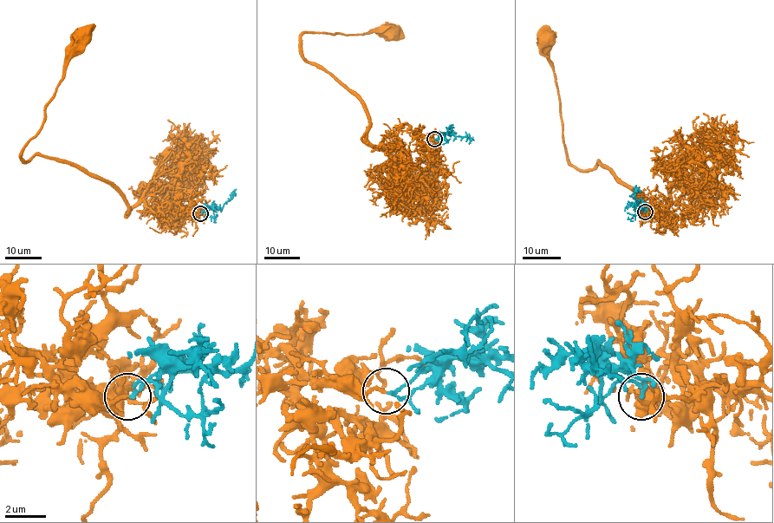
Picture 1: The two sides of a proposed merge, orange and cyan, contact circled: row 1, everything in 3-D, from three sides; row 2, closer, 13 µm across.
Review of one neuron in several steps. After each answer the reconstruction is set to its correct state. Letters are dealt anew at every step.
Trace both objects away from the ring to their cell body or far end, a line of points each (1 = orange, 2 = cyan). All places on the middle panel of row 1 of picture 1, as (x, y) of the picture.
1: (434, 139), (394, 130), (373, 145), (364, 106), (302, 55), (305, 33), (393, 30)
2: (434, 139), (447, 133), (474, 140)

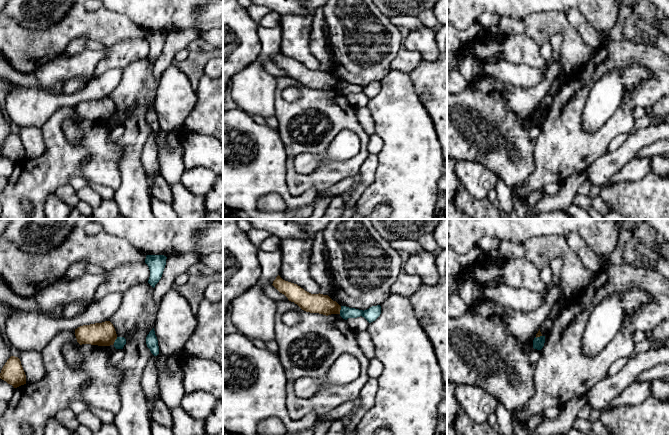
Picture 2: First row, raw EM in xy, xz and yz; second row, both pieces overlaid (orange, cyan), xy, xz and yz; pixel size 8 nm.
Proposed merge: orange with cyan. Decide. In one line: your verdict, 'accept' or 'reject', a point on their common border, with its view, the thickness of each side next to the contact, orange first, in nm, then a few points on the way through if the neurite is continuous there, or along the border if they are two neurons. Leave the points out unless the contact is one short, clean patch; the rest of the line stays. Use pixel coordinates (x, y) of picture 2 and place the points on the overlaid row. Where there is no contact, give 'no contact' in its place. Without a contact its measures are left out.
reject | xz (340, 309) | 160/100 nm | along xz (341, 306), (339, 313)

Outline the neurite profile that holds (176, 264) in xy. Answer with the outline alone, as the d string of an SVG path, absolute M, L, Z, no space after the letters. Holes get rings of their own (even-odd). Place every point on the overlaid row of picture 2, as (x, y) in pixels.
M194 251L167 257L162 277L154 287L154 302L157 306L171 289L176 277L183 273L190 273L192 267L201 261L201 257L201 253Z

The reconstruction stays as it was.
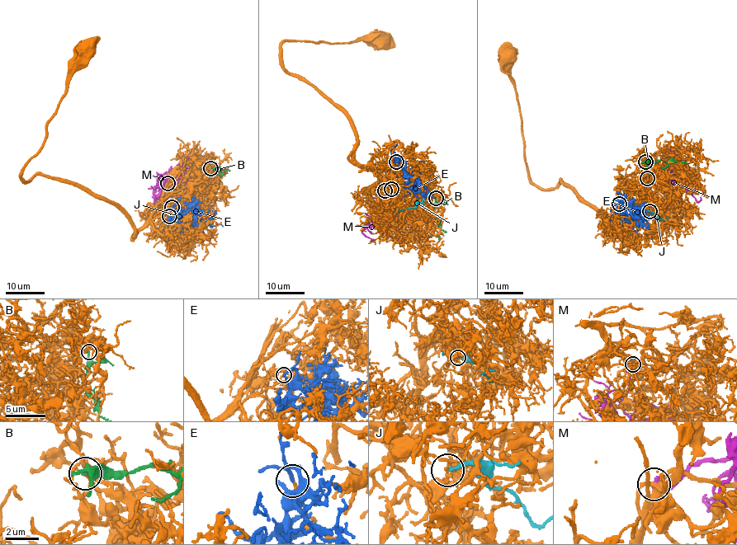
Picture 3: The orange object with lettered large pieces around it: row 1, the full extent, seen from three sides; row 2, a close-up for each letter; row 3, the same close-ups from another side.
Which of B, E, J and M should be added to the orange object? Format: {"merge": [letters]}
{"merge": ["E"]}

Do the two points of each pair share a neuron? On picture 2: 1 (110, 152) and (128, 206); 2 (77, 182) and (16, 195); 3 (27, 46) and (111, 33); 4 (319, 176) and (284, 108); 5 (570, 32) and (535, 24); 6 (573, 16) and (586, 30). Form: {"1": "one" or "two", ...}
{"1": "two", "2": "two", "3": "one", "4": "one", "5": "one", "6": "one"}

